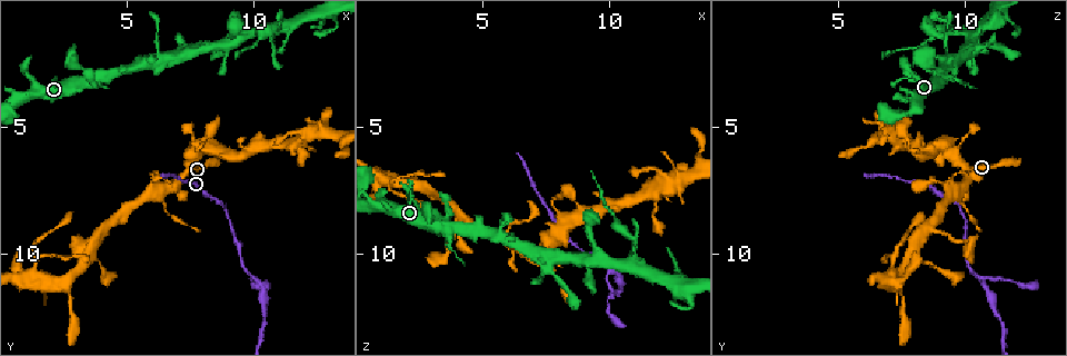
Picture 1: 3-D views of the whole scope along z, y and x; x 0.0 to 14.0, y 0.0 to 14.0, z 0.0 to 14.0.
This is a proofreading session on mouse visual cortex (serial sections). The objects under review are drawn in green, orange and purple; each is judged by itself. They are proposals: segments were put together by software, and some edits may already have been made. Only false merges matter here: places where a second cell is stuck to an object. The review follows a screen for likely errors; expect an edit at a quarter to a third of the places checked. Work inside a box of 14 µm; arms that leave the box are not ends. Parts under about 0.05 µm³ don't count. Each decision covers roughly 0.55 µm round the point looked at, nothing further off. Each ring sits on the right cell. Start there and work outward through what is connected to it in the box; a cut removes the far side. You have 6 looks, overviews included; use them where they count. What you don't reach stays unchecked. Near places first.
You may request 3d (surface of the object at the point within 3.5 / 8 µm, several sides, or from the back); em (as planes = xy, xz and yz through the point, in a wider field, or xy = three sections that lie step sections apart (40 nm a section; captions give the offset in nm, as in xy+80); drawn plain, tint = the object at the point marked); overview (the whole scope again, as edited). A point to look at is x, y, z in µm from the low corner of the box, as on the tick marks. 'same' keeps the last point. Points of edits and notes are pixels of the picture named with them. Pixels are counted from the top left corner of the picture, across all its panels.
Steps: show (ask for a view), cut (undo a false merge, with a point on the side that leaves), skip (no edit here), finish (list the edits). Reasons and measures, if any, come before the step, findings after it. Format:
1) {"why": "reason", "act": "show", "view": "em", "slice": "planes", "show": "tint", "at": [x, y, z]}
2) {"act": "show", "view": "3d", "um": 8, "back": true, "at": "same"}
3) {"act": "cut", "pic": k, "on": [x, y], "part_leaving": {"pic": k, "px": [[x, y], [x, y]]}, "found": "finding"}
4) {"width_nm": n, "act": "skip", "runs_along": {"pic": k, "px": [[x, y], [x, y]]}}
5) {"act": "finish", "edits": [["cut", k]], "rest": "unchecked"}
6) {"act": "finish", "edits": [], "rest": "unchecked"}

{"why": "four or more arms meet", "act": "show", "view": "3d", "um": 3.5, "at": [7.6, 2.0, 10.0]}

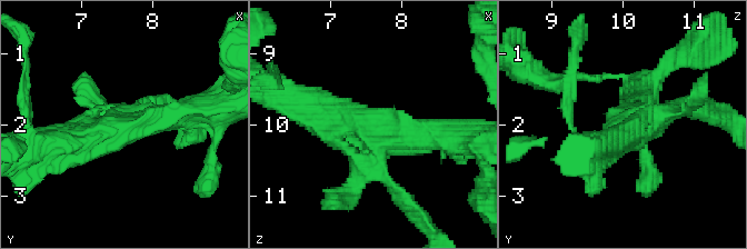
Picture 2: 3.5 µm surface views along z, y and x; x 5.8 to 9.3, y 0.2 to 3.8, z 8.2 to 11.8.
{"arms": 4, "arm_widths_nm": [200, 200, 400, 400], "why": "need the tissue", "act": "show", "view": "em", "slice": "xy", "step": 2, "show": "tint", "at": [7.65, 2.05, 10.10]}

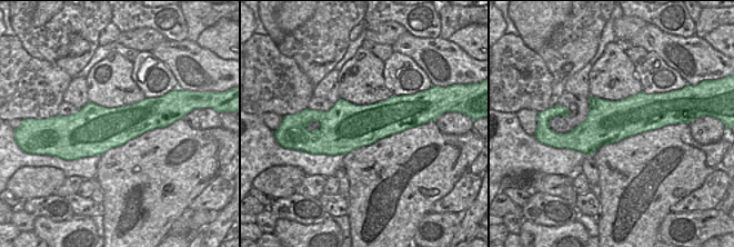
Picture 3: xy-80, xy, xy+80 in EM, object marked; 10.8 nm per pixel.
{"why": "another direction", "act": "show", "view": "em", "slice": "xy", "step": 1, "show": "tint", "at": "same"}

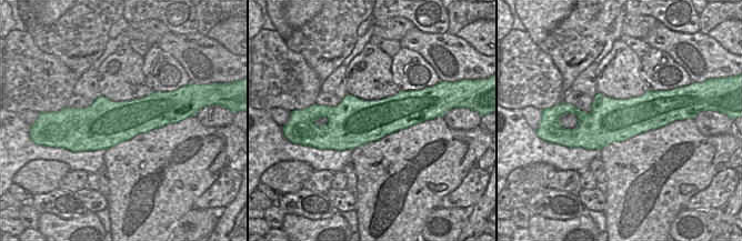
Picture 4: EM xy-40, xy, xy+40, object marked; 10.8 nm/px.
{"act": "skip", "runs_along": {"pic": 2, "px": [[63, 143], [200, 110]]}, "found": "one cell here"}

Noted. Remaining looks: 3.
{"why": "sudden change in width", "act": "show", "view": "3d", "um": 3.5, "at": [10.8, 1.2, 9.3]}

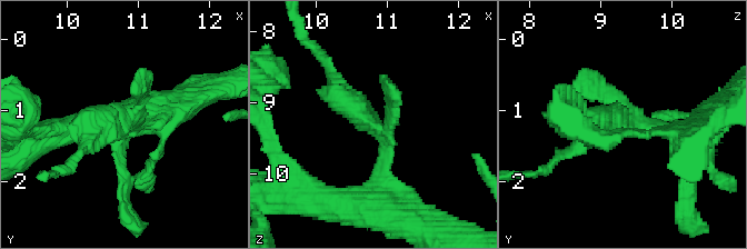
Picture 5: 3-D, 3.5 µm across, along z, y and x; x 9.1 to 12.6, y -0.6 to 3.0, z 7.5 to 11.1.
{"why": "need the tissue", "act": "show", "view": "em", "slice": "xy", "step": 1, "show": "tint", "at": [10.75, 1.20, 9.30]}

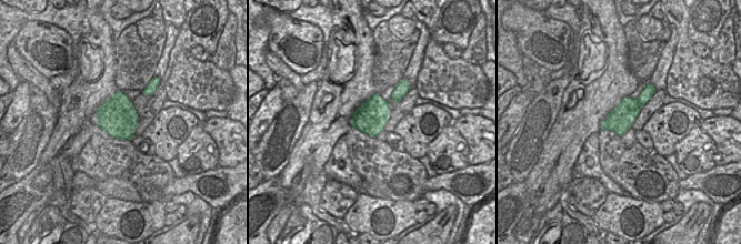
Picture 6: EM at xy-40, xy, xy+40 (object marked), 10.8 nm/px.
{"act": "cut", "pic": 5, "on": [351, 101], "found": "a second cell is stuck on"}

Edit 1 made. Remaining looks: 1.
{"act": "finish", "edits": [["cut", 5]], "rest": "unchecked"}

